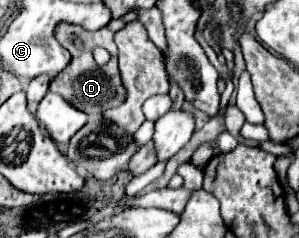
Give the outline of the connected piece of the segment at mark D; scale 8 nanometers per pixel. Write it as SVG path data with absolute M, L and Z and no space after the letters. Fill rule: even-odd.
M58 24L56 26L56 32L54 32L54 36L56 36L56 40L60 42L60 44L64 44L66 48L68 48L68 52L72 54L72 60L70 60L70 64L58 74L58 76L54 76L52 78L52 84L50 84L50 92L56 92L56 94L60 94L60 96L64 96L64 100L68 100L68 104L72 104L74 108L78 108L78 110L82 110L82 112L86 112L86 114L102 114L106 108L114 108L114 106L120 106L122 102L124 102L124 98L126 98L126 90L124 90L124 86L122 86L122 82L120 82L120 70L118 70L118 48L116 48L116 44L114 44L114 40L112 40L112 30L108 30L108 28L100 28L100 30L96 30L96 32L90 32L90 30L84 30L84 28L80 28L80 26L76 26L76 24ZM70 34L76 34L82 42L84 42L84 50L78 50L78 48L74 48L72 44L70 44ZM94 48L106 48L110 54L112 54L112 58L110 58L110 62L106 64L106 66L98 66L96 62L94 62L94 56L92 56L92 50Z

